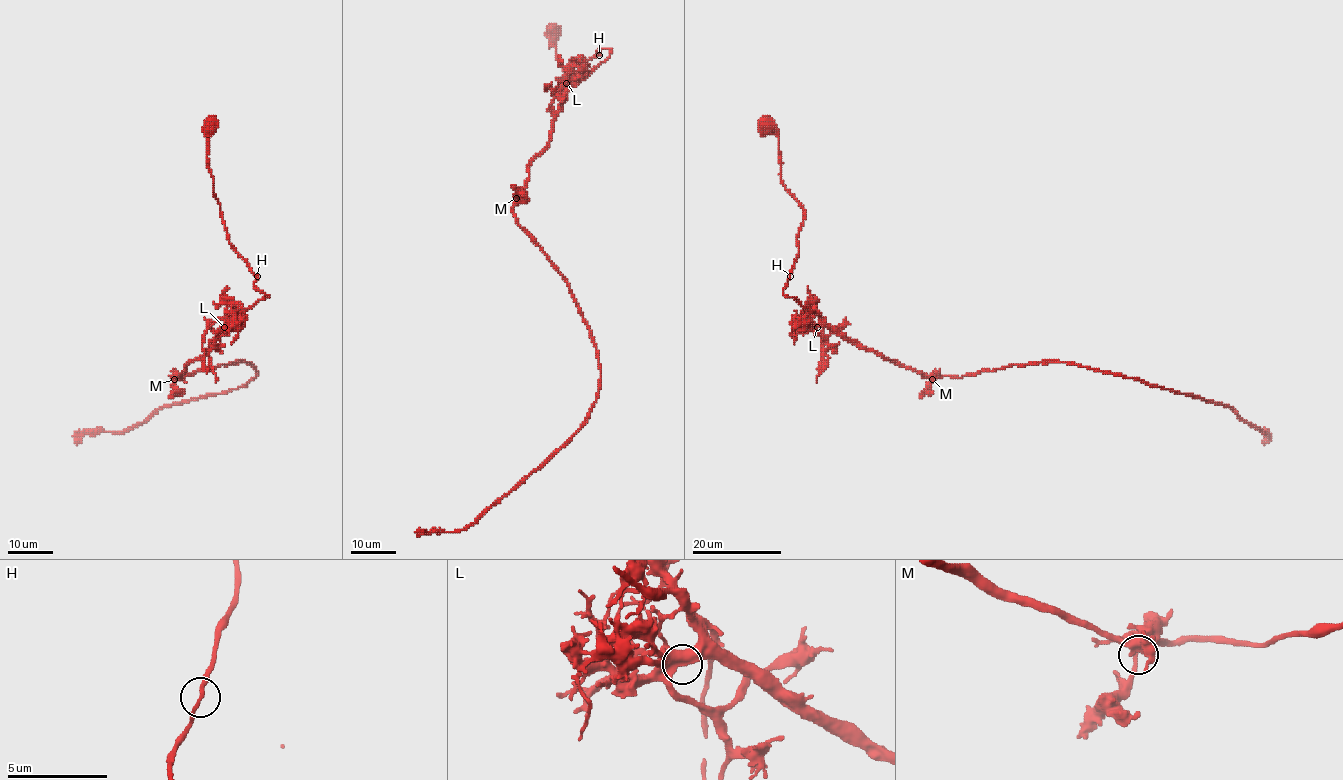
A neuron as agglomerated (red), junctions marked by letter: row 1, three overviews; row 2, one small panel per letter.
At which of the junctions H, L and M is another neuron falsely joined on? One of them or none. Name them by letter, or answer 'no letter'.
no letter

